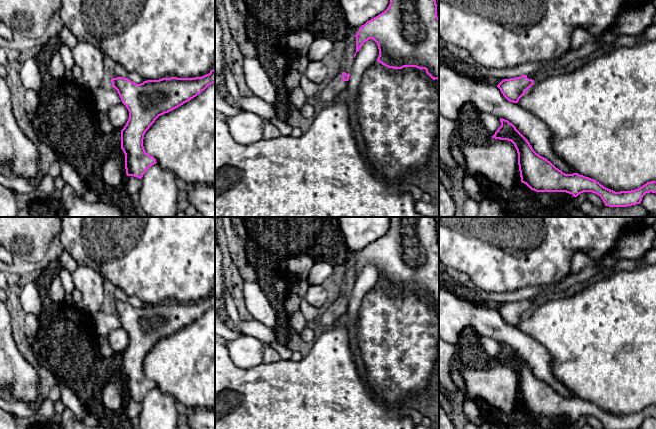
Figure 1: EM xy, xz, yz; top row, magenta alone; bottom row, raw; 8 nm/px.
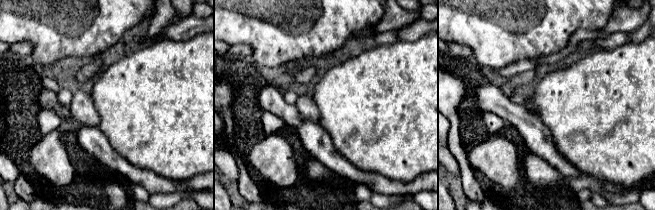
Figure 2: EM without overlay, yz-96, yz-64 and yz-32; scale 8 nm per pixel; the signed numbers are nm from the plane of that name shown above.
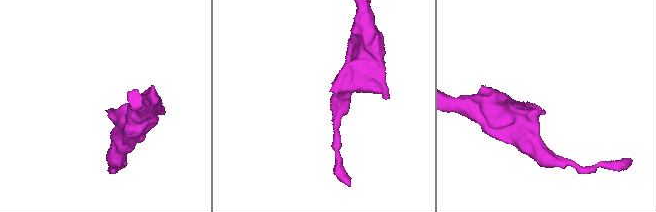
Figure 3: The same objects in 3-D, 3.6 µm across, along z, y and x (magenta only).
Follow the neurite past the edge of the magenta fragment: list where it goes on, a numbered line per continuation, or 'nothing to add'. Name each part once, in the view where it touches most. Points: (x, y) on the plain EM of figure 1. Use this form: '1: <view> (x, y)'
1: xz (327, 320)

